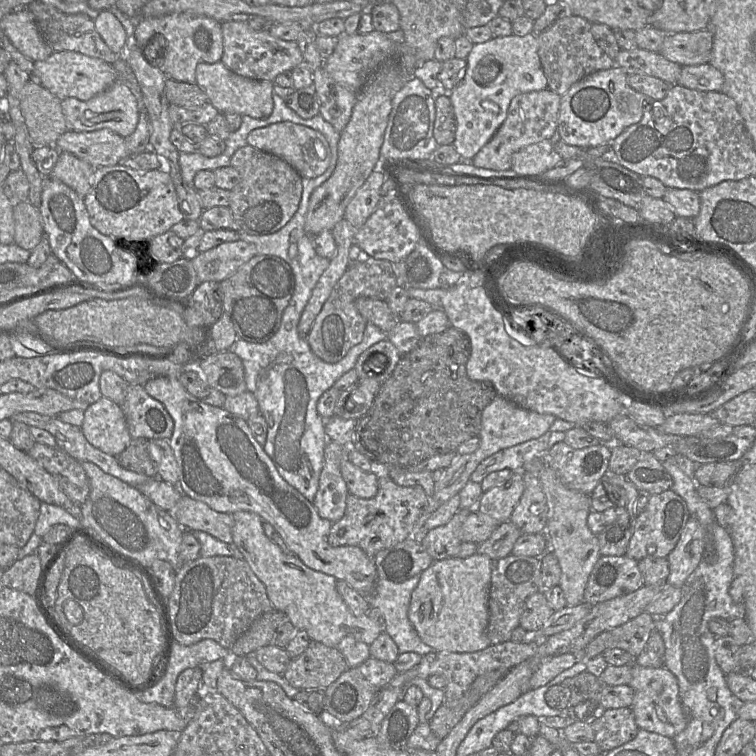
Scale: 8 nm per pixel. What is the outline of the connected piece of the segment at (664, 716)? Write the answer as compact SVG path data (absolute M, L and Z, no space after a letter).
M633 662L631 670L632 679L629 686L634 693L631 709L638 728L658 733L673 740L676 735L685 729L688 723L688 717L679 697L677 678L665 666L650 668L642 667Z

